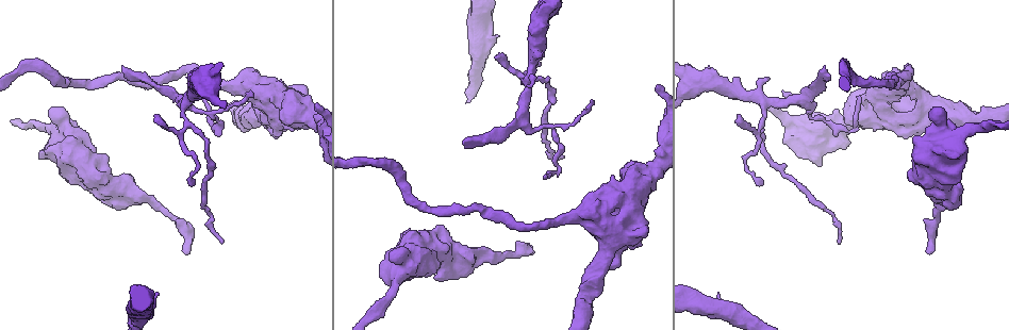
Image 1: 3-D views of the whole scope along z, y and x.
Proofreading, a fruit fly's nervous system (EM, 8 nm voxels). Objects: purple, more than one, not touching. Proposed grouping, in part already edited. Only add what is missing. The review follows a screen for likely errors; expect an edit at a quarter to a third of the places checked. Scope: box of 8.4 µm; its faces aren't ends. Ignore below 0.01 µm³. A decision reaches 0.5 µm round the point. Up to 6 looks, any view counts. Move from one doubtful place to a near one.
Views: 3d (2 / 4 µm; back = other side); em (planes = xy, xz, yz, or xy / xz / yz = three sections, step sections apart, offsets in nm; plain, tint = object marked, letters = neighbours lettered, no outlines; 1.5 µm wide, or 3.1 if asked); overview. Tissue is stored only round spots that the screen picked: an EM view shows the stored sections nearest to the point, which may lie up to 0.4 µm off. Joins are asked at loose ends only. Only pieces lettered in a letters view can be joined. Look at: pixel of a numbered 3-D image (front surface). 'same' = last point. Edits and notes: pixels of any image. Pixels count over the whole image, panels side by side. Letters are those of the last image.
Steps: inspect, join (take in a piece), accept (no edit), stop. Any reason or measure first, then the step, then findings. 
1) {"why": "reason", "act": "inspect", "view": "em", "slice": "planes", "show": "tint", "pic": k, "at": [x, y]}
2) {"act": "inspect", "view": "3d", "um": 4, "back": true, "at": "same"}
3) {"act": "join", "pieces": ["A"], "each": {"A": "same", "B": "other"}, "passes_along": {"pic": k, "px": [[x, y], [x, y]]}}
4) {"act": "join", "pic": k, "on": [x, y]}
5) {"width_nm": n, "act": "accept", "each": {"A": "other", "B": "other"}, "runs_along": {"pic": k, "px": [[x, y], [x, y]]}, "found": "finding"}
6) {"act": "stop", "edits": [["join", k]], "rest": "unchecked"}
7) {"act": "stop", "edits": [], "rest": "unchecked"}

{"why": "an open end", "act": "inspect", "view": "em", "slice": "planes", "show": "letters", "pic": 1, "at": [121, 68]}

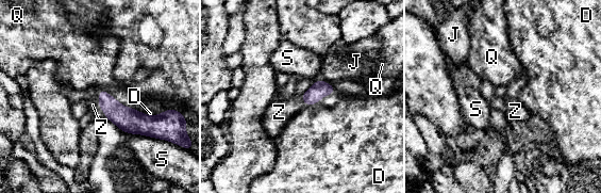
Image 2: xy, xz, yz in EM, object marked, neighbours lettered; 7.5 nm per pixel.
{"longest_contact_nm": ["S", 280], "act": "join", "pieces": ["Z"], "each": {"D": "other", "J": "other", "Q": "other", "S": "other", "Z": "same"}, "passes_along": {"pic": 2, "px": [[126, 118], [98, 102], [93, 105]]}, "found": "the neuron continues"}

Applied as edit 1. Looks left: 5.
{"why": "tapers out", "act": "inspect", "view": "3d", "um": 4, "pic": 1, "at": [860, 97]}

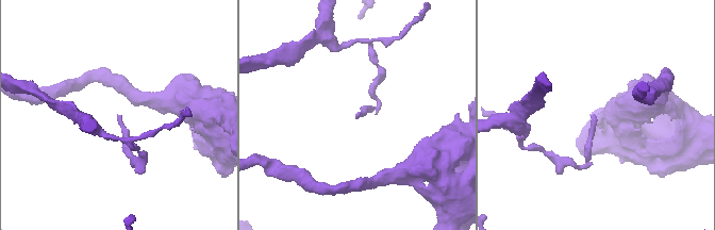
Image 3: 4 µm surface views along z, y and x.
{"act": "inspect", "view": "em", "slice": "xz", "step": 4, "show": "tint", "pic": 3, "at": [594, 115]}

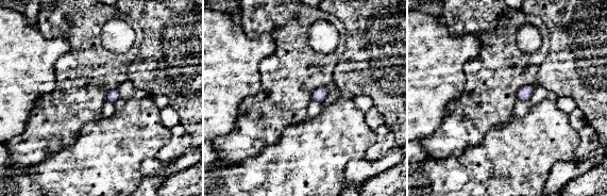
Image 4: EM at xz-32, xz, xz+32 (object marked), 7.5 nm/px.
{"why": "another direction", "act": "inspect", "view": "em", "slice": "planes", "show": "letters", "at": "same"}

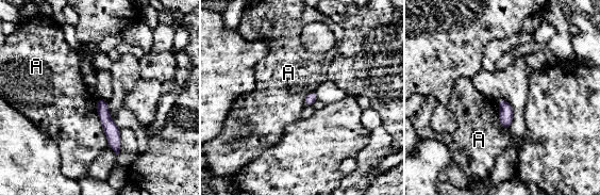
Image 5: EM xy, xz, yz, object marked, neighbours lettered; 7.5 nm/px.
{"act": "accept", "each": {"A": "other"}, "border": {"pic": 5, "px": [[96, 97], [97, 115], [109, 144]]}, "found": "none of them fits"}

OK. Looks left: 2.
{"why": "end of a long branch", "act": "inspect", "view": "em", "slice": "planes", "show": "tint", "pic": 1, "at": [931, 253]}

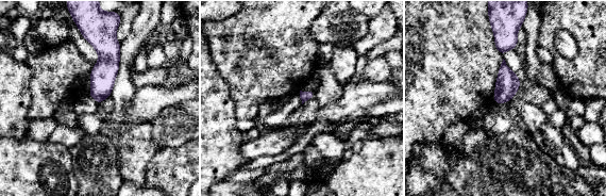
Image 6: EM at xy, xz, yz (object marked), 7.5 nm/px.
{"why": "see the neighbours", "act": "inspect", "view": "em", "slice": "planes", "show": "letters", "at": "same"}

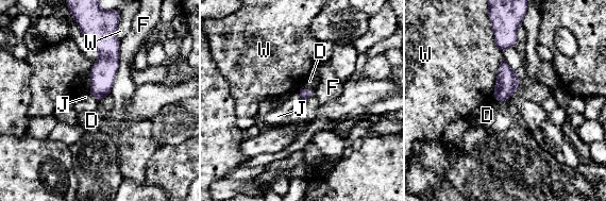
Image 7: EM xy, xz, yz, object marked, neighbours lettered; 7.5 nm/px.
{"act": "accept", "each": {"D": "other", "F": "other", "J": "other", "W": "other"}, "border": {"pic": 7, "px": [[509, 98], [495, 102]]}, "found": "no lettered piece goes on from it"}

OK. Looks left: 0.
{"act": "stop", "edits": [["join", 2]], "rest": "unchecked"}

